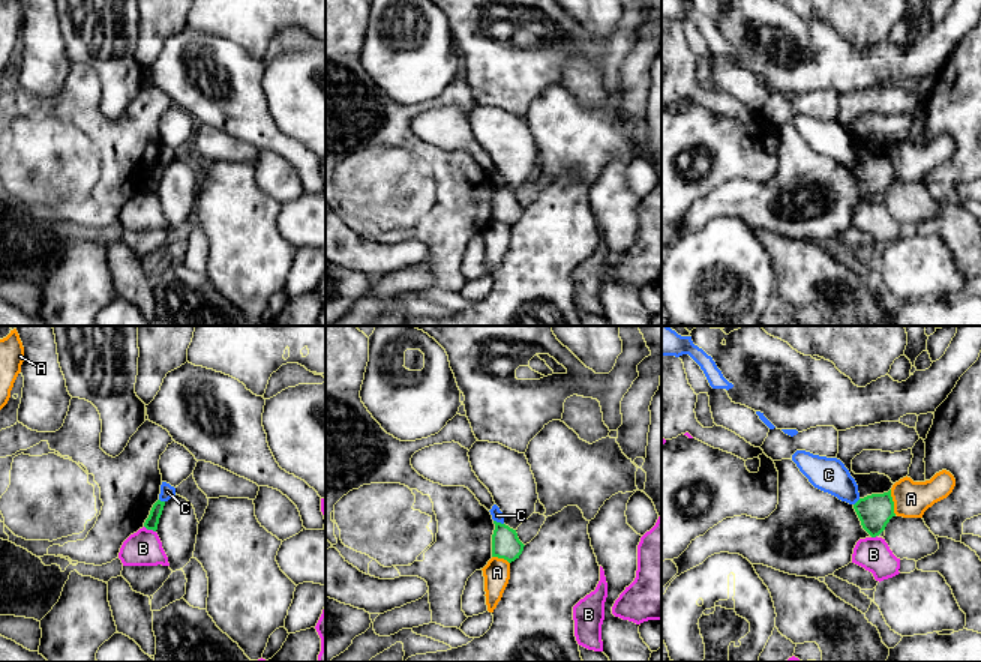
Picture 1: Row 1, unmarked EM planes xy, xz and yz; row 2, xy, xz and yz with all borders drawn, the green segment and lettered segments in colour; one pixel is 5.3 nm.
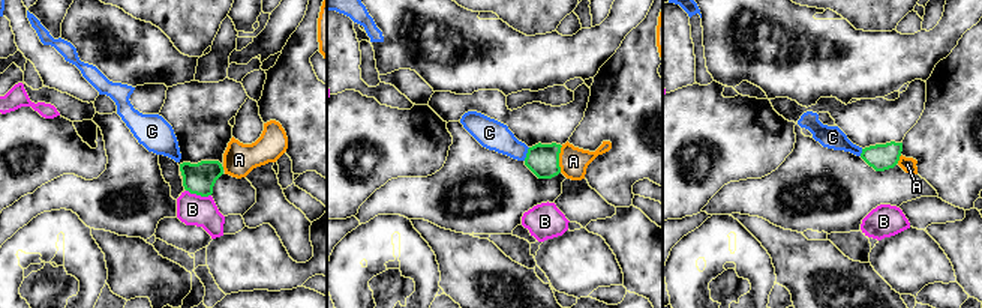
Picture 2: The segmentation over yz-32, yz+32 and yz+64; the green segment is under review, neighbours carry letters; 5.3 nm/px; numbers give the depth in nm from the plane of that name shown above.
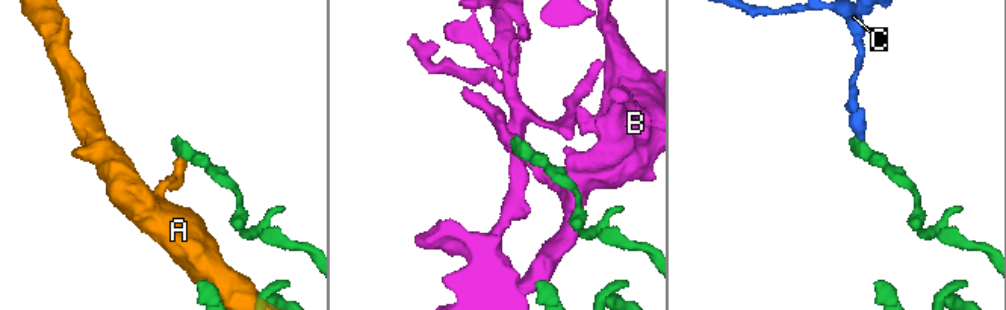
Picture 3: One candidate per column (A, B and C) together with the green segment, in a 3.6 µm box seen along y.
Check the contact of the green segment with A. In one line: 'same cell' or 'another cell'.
another cell

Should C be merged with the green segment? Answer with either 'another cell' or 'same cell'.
another cell

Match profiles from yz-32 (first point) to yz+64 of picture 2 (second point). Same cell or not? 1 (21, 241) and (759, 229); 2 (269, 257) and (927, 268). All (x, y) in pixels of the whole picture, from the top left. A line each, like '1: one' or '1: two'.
1: two
2: one

